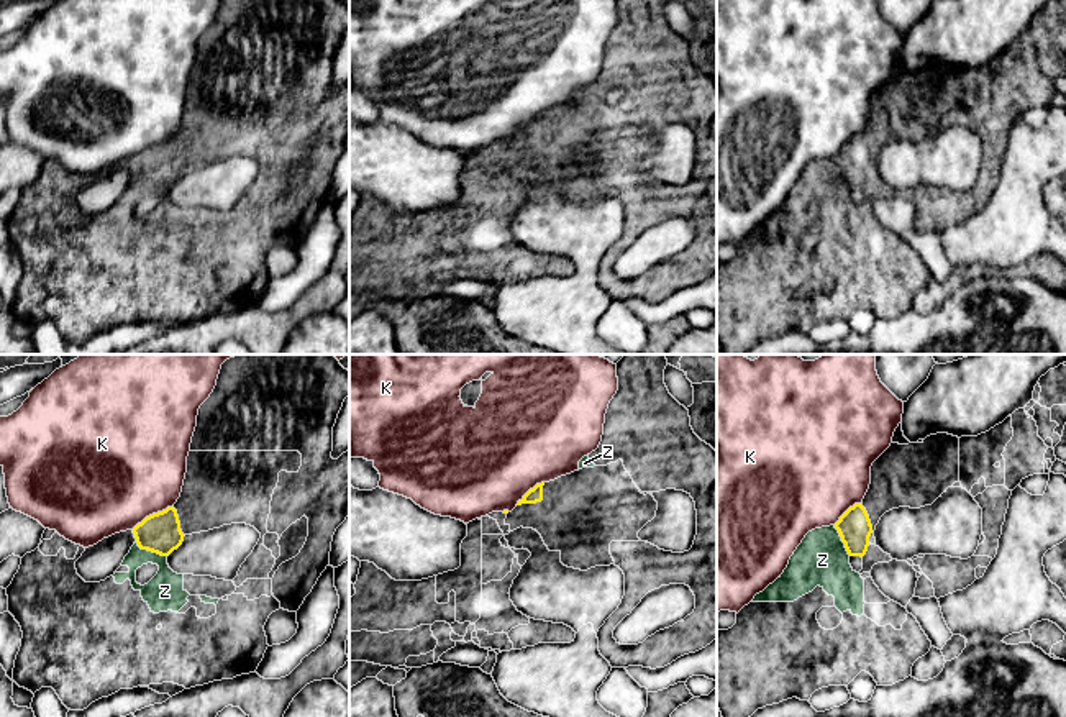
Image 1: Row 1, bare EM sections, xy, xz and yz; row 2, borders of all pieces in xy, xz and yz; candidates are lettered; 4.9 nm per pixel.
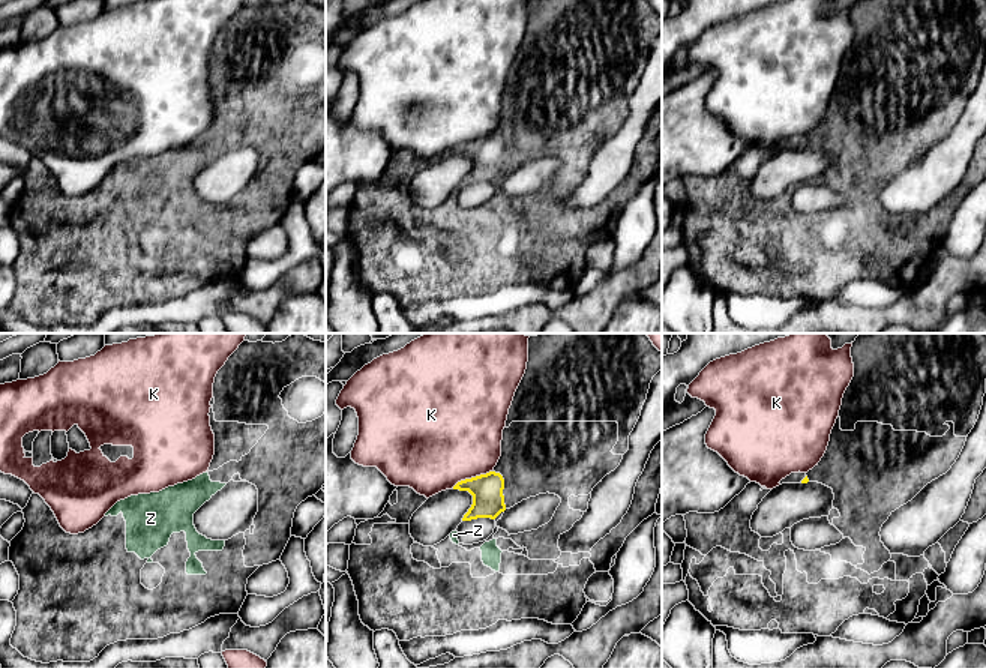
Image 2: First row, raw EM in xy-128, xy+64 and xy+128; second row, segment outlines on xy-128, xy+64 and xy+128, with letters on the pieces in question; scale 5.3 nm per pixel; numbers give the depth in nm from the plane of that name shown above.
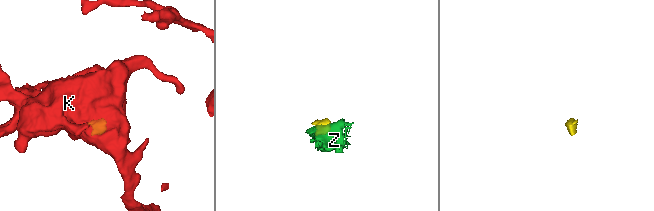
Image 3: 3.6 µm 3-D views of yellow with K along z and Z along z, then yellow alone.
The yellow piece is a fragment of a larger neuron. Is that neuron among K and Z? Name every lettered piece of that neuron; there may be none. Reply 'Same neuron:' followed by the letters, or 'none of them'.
Same neuron: Z

